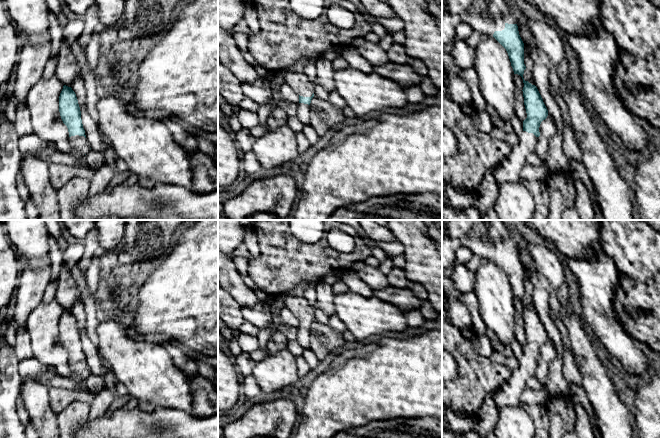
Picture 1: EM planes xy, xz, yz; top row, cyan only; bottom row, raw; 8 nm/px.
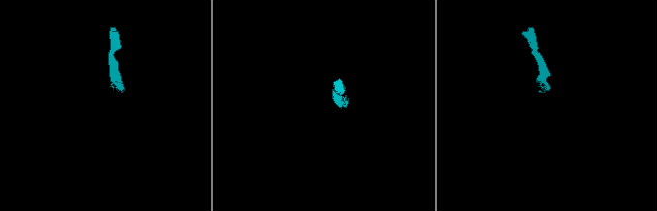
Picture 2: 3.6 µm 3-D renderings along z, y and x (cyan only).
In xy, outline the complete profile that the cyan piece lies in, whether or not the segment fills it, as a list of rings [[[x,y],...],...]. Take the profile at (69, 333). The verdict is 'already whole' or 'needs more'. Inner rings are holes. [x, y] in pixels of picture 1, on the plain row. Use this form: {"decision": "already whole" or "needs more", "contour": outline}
{"decision": "needs more", "contour": [[[66,309],[63,310],[59,320],[59,336],[63,347],[68,352],[72,375],[79,379],[87,378],[90,369],[83,352],[78,324],[72,312]]]}

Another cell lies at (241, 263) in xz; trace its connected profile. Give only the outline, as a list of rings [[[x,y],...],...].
[[[232,255],[233,263],[242,277],[248,274],[249,258]]]

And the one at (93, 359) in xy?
[[[86,328],[80,331],[80,335],[83,352],[85,354],[86,363],[90,369],[90,372],[103,377],[105,371],[102,367],[101,356],[98,352],[97,346],[95,346],[89,339]]]

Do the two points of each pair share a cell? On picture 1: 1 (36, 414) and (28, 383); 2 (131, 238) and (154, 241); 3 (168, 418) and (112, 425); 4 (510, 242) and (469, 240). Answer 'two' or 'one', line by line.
1: one
2: one
3: one
4: one

